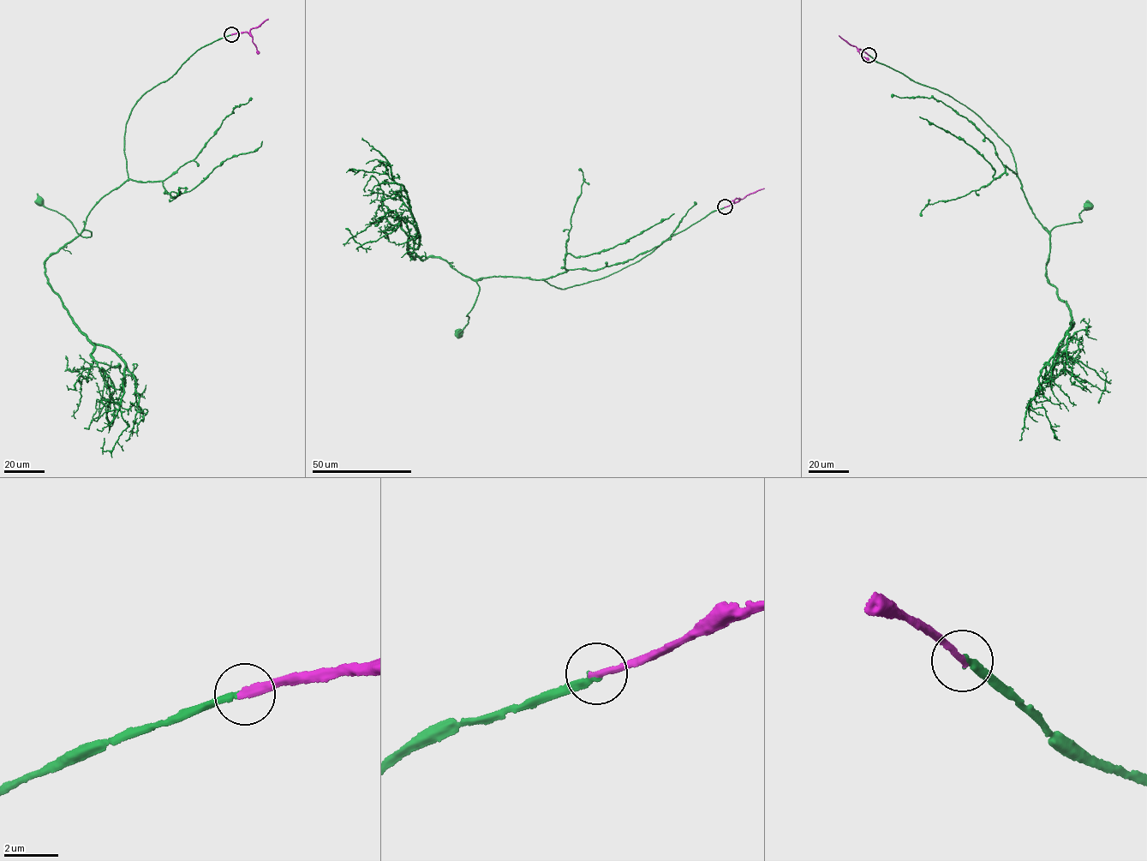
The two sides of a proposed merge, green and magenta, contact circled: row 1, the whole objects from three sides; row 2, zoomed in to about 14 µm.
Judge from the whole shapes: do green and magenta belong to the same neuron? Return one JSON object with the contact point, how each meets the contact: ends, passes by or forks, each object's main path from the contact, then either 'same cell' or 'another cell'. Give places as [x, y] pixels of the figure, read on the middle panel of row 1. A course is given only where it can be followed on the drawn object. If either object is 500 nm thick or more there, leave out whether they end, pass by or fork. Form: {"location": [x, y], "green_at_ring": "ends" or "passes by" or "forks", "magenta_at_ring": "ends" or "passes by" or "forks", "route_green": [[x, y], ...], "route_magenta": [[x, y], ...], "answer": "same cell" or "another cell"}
{"location": [725, 206], "green_at_ring": "ends", "magenta_at_ring": "ends", "route_green": [[725, 207], [636, 262], [594, 280], [563, 289], [528, 278], [482, 277], [476, 280], [479, 293], [459, 334]], "route_magenta": [[725, 207], [764, 188]], "answer": "same cell"}

